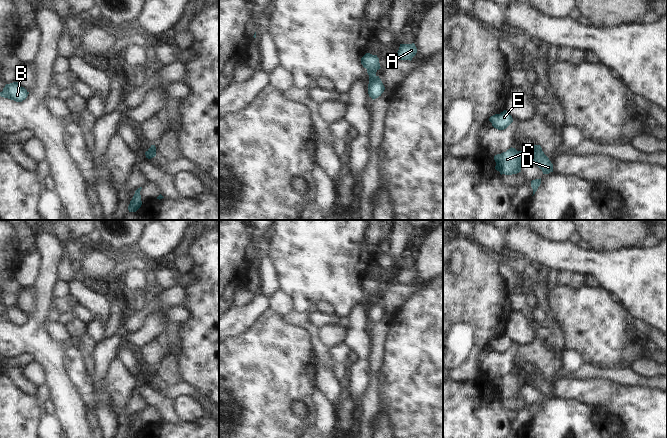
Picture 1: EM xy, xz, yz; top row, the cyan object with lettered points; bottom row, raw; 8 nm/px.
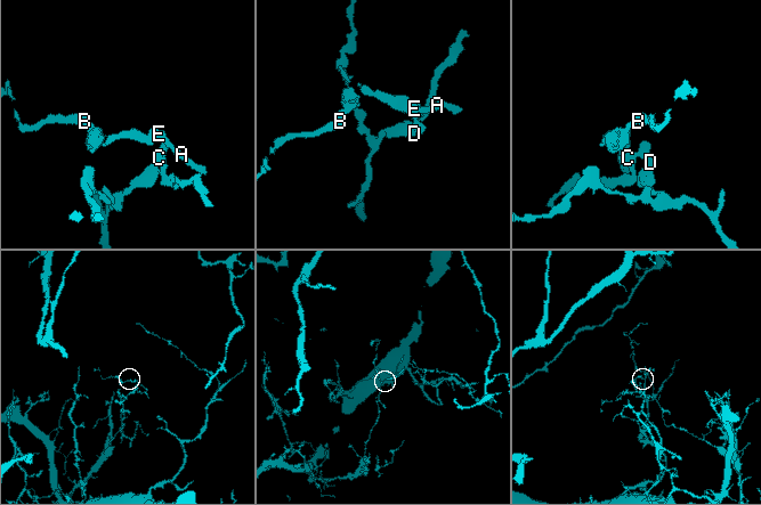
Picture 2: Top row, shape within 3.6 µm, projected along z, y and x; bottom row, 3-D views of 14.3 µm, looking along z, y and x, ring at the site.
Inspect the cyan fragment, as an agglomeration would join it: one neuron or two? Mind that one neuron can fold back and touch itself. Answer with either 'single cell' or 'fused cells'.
fused cells

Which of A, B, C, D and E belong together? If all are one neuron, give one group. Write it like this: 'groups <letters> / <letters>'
groups A B D E / C

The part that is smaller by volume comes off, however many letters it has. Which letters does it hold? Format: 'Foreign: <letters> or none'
Foreign: C.

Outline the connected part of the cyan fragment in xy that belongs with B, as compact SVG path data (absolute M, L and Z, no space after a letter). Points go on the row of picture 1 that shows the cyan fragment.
M18 82L6 84L3 91L0 92L0 96L14 100L16 102L22 102L28 96L29 92L21 86Z

